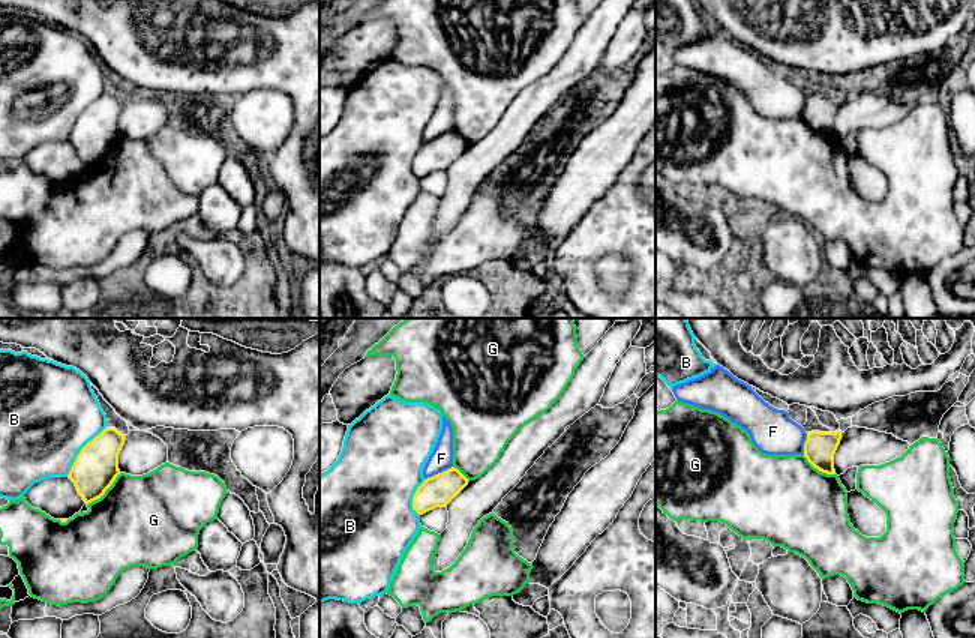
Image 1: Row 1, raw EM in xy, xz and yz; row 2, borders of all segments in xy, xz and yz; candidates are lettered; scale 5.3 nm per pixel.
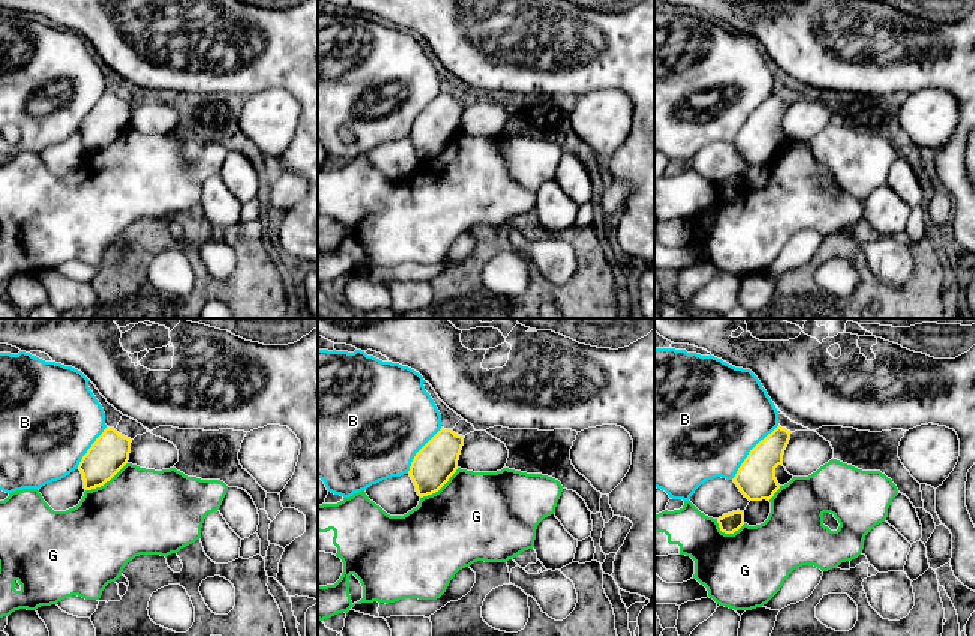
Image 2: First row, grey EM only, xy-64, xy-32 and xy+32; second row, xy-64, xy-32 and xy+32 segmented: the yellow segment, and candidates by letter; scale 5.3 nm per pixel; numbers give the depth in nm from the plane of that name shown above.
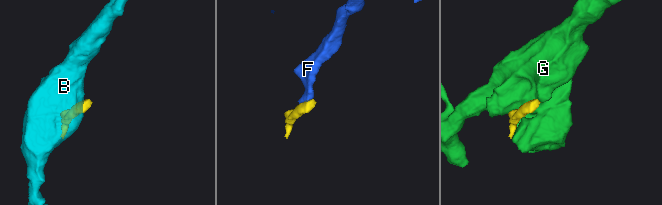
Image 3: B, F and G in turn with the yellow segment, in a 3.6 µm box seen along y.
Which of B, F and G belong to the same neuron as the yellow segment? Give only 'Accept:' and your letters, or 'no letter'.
Accept: no letter

